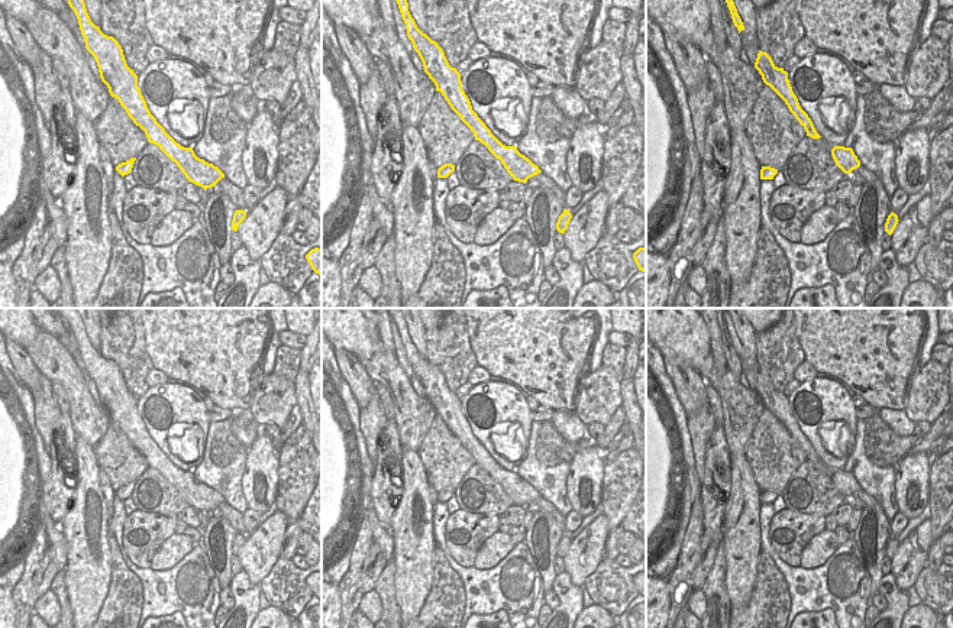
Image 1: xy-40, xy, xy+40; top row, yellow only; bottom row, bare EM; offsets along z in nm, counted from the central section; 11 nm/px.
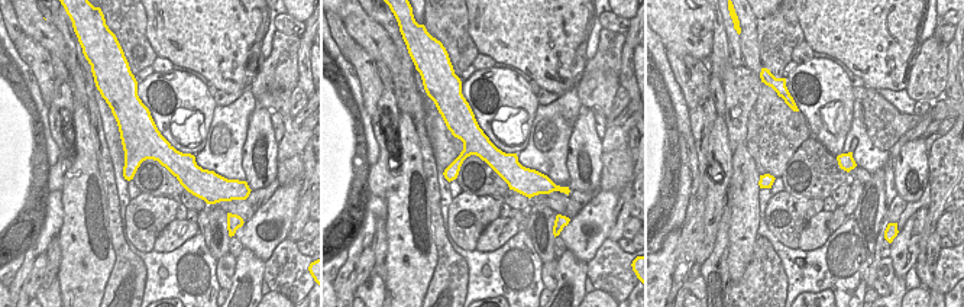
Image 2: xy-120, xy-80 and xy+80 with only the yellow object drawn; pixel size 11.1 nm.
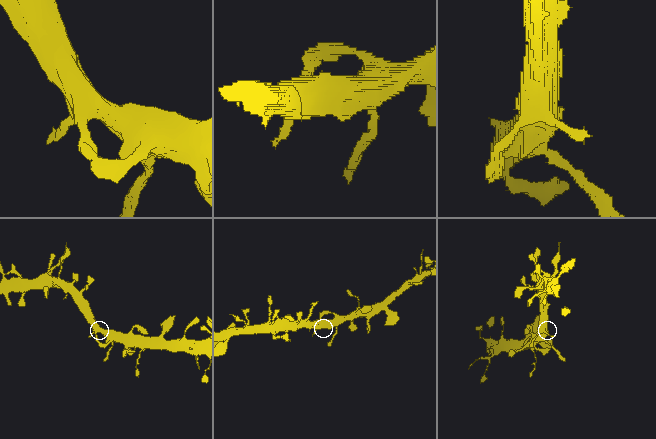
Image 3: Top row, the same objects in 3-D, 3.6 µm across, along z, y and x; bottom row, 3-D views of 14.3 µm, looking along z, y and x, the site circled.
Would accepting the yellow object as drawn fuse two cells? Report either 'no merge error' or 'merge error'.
no merge error

